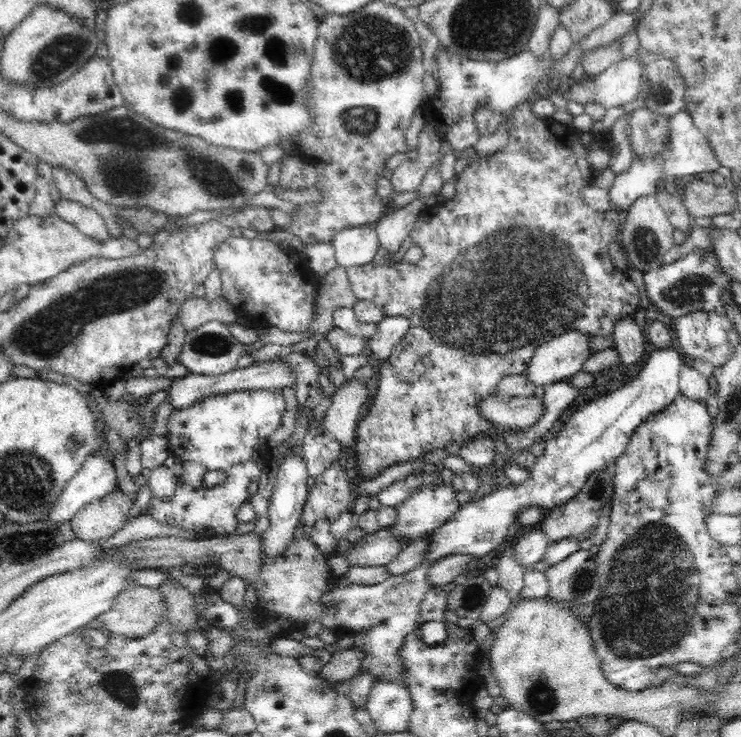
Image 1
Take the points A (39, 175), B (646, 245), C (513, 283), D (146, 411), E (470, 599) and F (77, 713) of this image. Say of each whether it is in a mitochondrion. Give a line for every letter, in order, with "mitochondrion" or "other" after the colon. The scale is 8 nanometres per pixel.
A: other
B: mitochondrion
C: mitochondrion
D: other
E: mitochondrion
F: other

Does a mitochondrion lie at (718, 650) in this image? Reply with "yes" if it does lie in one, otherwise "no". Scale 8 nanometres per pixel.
no

